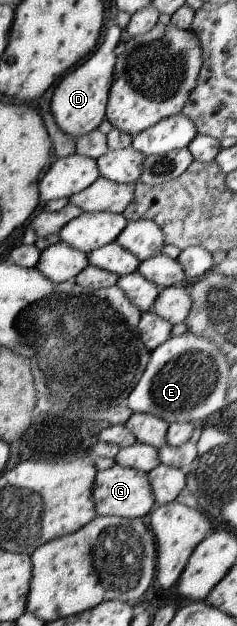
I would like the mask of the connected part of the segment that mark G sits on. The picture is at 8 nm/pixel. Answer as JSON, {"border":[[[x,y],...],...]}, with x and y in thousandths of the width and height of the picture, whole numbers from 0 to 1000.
{"border":[[[485,741],[468,748],[405,754],[392,792],[409,823],[494,823],[565,829],[603,826],[637,815],[654,802],[646,781],[616,754]]]}

